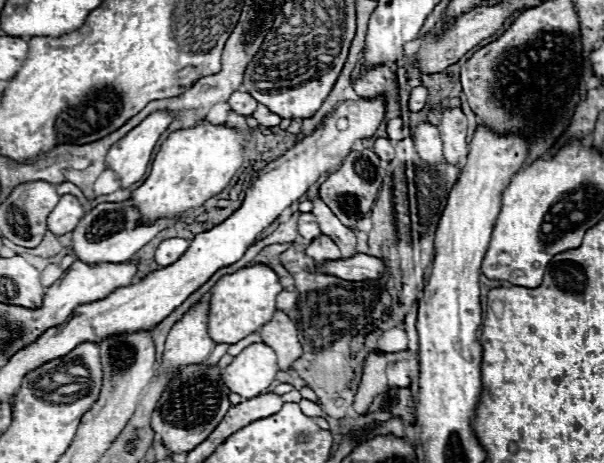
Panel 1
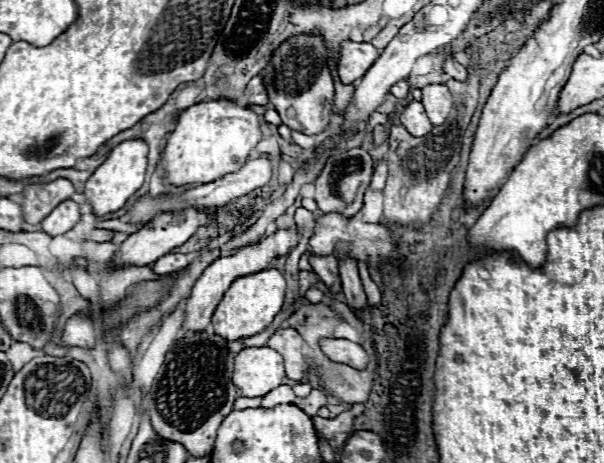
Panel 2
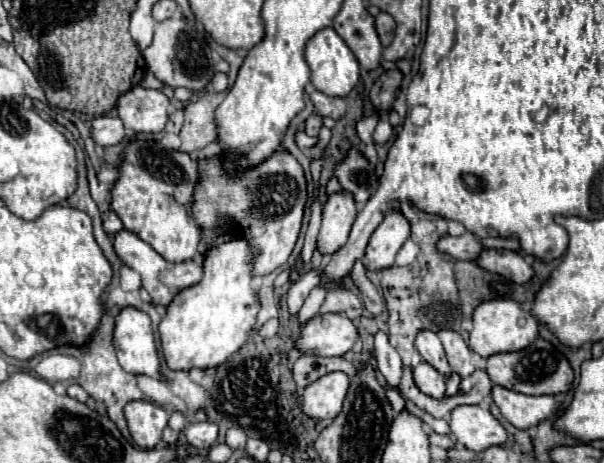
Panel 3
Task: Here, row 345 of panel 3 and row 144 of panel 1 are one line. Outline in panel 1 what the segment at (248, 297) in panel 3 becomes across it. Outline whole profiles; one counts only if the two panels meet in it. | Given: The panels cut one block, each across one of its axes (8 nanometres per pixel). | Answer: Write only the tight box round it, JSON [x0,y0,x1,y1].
[132,120,244,222]

